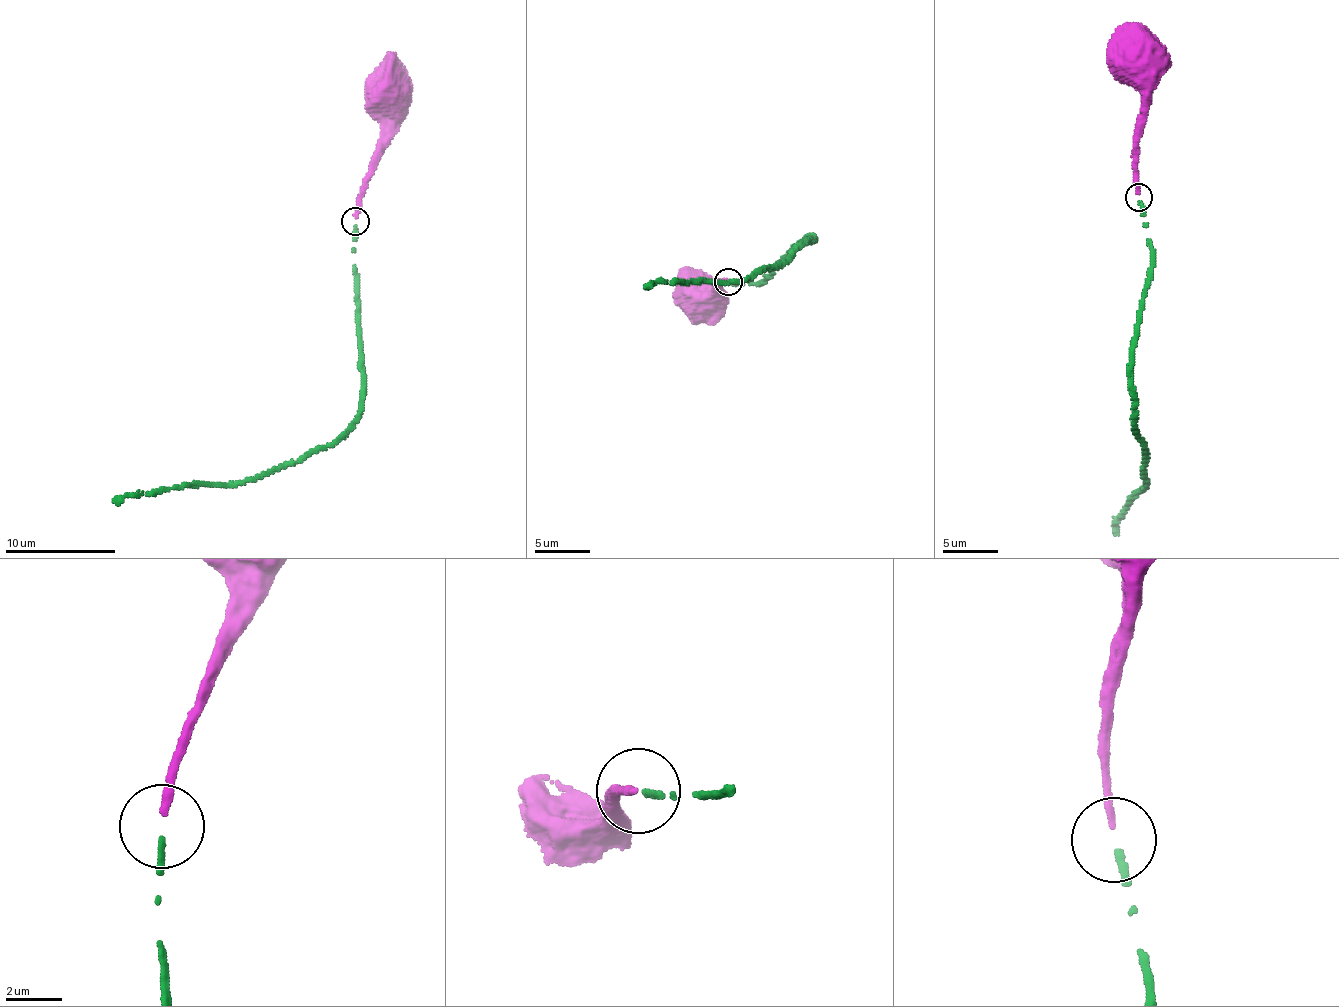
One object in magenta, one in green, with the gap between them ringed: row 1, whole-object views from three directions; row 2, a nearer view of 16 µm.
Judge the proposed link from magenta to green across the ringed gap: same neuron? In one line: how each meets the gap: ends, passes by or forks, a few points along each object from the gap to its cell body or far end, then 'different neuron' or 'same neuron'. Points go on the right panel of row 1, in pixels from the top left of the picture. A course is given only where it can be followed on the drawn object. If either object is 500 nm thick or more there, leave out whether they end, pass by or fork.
magenta ends | green ends | magenta via (1139, 193), (1135, 148), (1142, 107), (1142, 80), (1148, 73), (1148, 63) | green via (1139, 201), (1151, 277), (1132, 349), (1132, 415), (1145, 482), (1113, 522), (1116, 533) | same neuron

